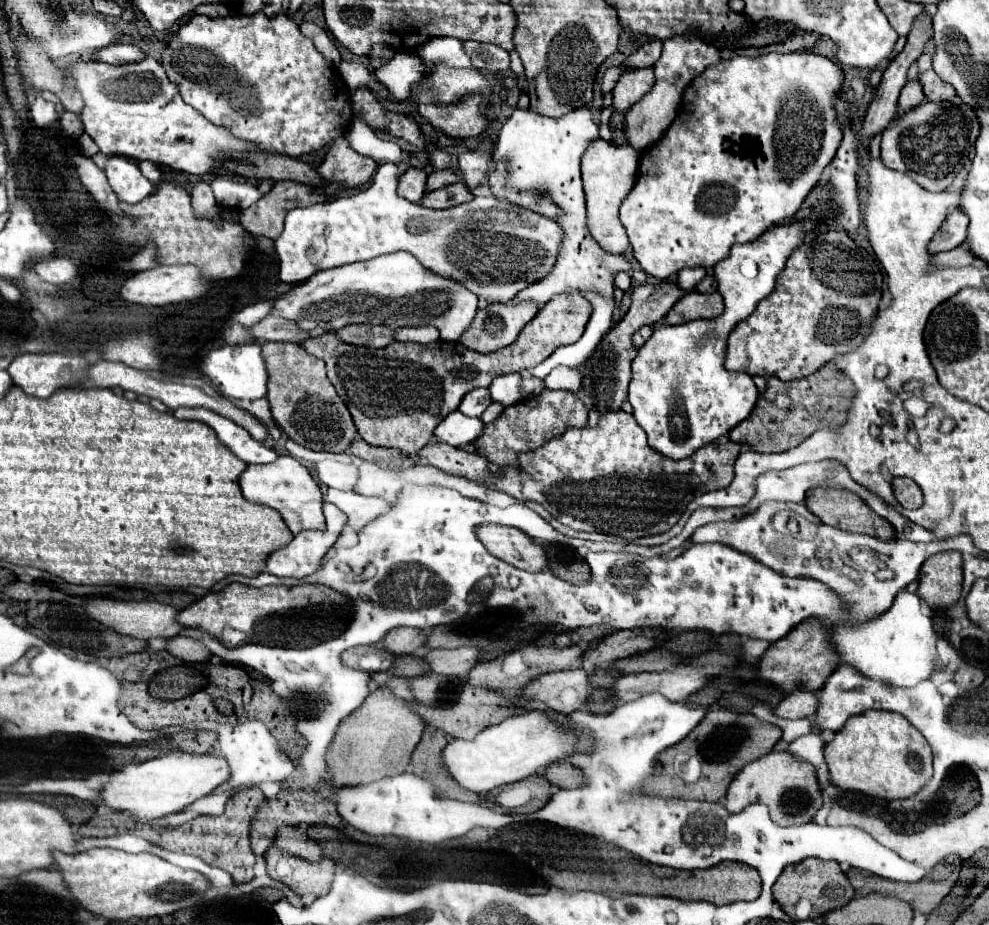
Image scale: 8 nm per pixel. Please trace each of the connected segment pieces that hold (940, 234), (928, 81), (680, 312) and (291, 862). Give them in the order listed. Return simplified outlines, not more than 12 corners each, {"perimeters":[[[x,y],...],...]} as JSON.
{"perimeters":[[[950,212],[930,240],[936,254],[960,246],[966,238],[966,214]],[[934,70],[920,76],[926,100],[952,100],[956,90]],[[688,292],[664,316],[676,326],[716,318],[724,310],[718,292]],[[272,844],[268,874],[300,896],[322,896],[336,864],[284,854]]]}

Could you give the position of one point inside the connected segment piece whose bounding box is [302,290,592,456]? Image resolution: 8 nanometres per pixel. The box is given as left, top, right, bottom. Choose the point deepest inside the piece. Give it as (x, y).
(397, 395)

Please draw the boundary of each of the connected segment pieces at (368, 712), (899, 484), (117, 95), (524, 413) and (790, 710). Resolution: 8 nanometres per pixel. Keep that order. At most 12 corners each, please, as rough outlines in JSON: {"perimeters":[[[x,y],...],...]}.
{"perimeters":[[[378,688],[338,726],[336,786],[402,774],[426,722]],[[894,478],[892,488],[906,508],[922,504],[922,490],[910,478]],[[152,56],[70,68],[102,154],[206,178],[272,154],[184,104]],[[544,390],[504,408],[474,446],[490,470],[516,466],[570,426],[586,426],[576,394]],[[796,690],[780,702],[776,714],[790,720],[812,718],[818,698]]]}

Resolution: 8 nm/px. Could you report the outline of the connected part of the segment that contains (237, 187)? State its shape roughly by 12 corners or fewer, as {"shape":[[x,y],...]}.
{"shape":[[214,178],[218,204],[246,210],[260,198],[256,184]]}

